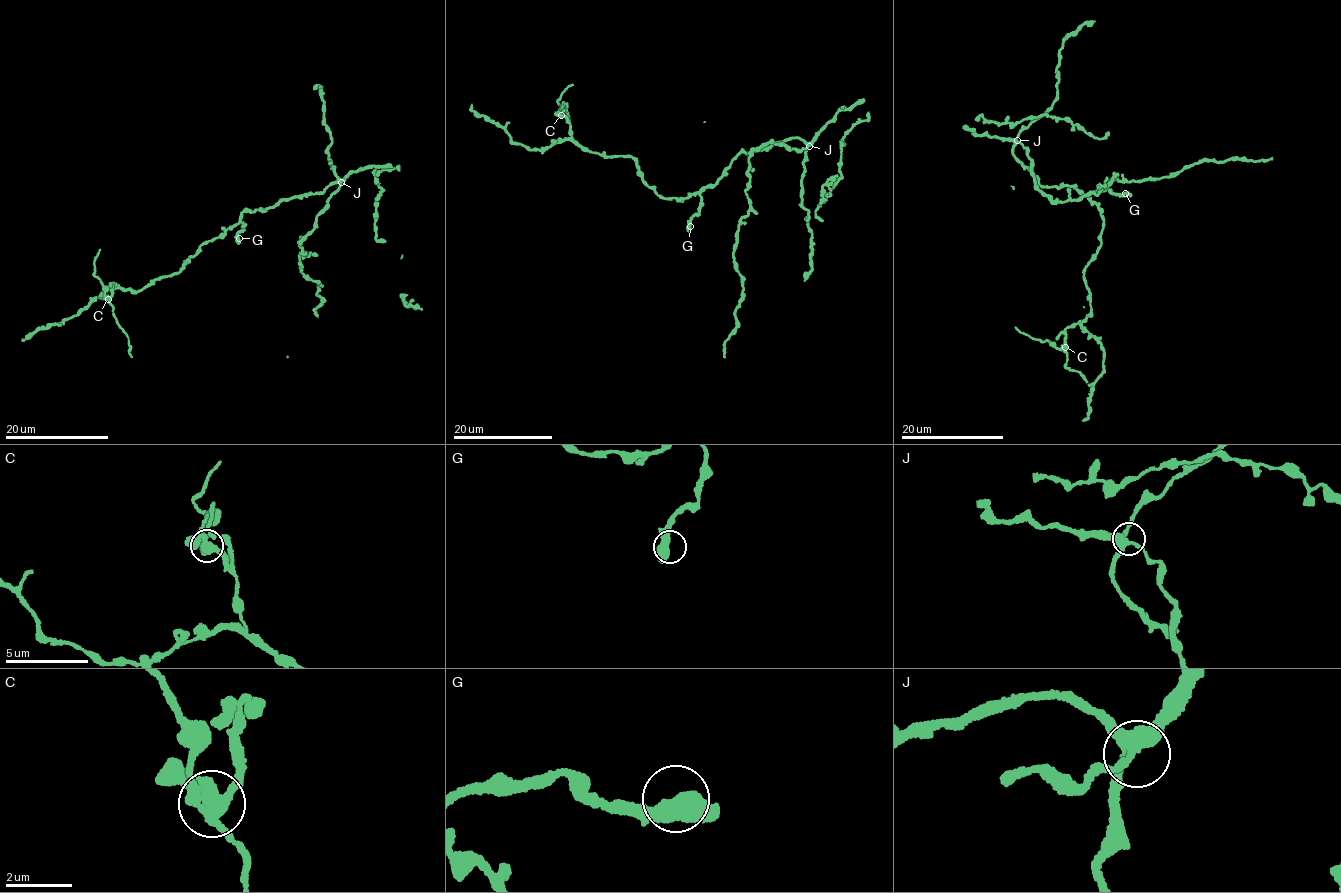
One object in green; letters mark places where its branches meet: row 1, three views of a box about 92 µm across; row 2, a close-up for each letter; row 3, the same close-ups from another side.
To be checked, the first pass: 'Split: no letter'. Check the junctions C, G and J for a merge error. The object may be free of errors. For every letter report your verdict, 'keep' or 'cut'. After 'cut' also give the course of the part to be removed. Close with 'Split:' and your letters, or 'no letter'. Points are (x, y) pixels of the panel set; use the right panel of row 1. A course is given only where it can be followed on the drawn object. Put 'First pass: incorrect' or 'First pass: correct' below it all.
C: cut | (1065, 346), (1065, 367), (1075, 370), (1087, 382)
G: keep
J: keep
Split: C
First pass: incorrect

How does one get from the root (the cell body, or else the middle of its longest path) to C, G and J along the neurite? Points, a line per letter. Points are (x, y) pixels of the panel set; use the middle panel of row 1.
C: (769, 146), (737, 154), (715, 185), (664, 198), (632, 157), (589, 152), (570, 138), (561, 115)
G: (769, 146), (737, 154), (715, 185), (702, 190), (699, 213), (692, 217), (690, 226)
J: (769, 146), (797, 137), (809, 146)

